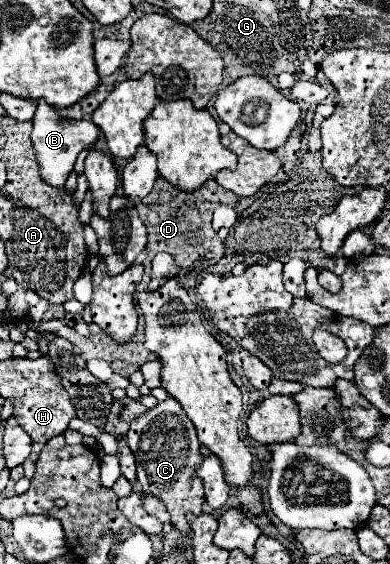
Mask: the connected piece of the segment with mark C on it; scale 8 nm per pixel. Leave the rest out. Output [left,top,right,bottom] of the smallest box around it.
[128,397,204,537]

